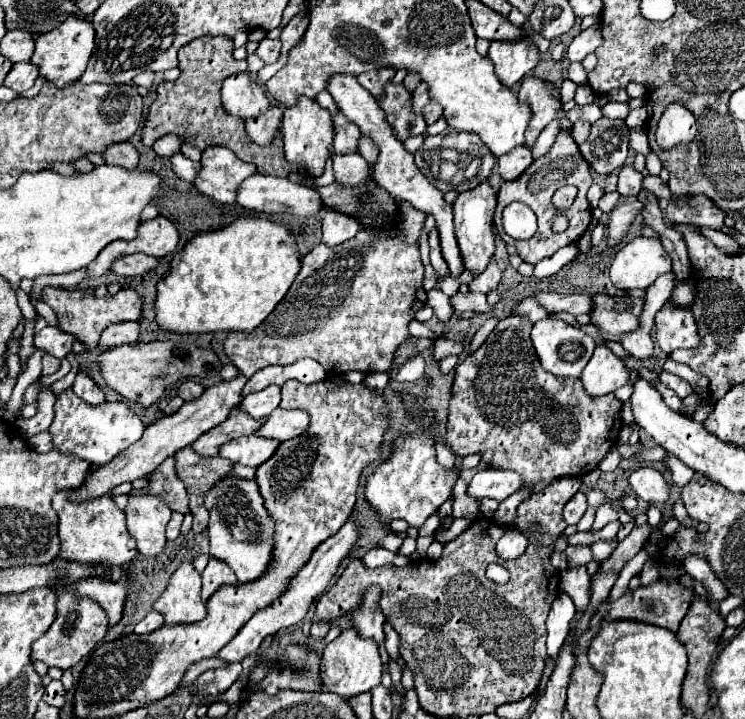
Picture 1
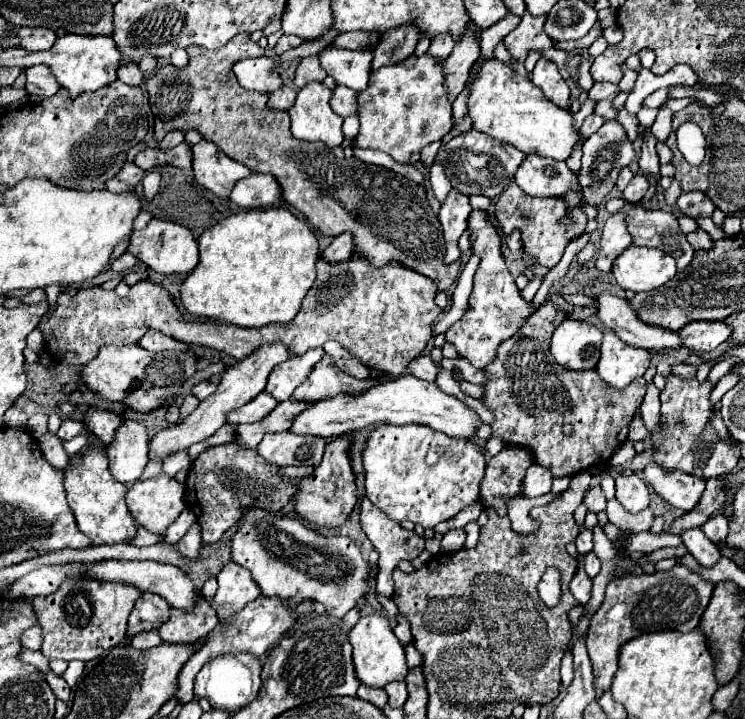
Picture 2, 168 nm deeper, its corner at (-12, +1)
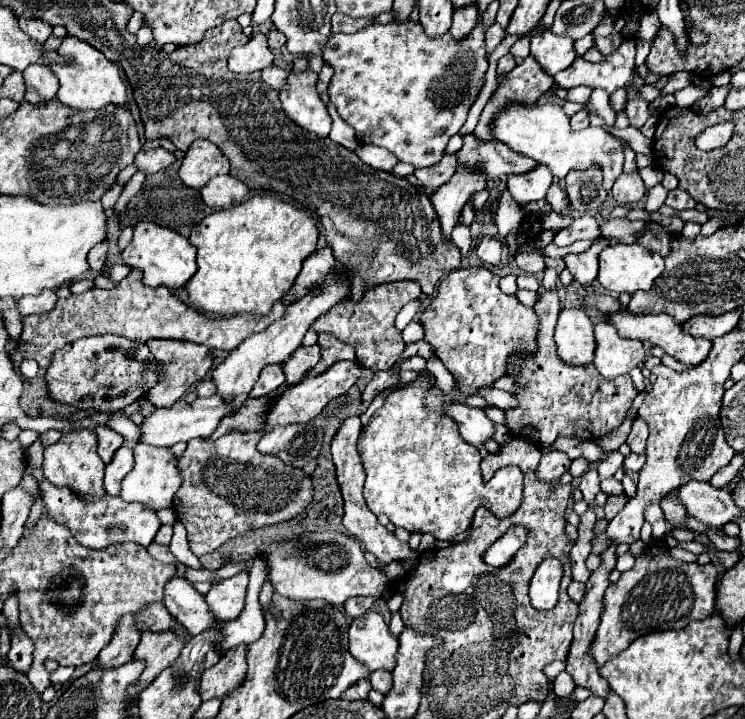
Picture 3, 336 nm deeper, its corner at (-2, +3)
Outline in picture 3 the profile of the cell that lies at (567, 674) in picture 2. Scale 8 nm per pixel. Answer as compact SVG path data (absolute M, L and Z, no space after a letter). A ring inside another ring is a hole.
M566 671L558 673L556 679L554 679L554 683L552 683L552 691L554 691L556 695L564 697L564 695L572 693L572 689L574 689L574 681L572 681L572 677L570 677Z

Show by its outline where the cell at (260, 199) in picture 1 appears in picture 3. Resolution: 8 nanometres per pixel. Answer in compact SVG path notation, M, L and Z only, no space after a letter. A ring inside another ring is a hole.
M218 175L200 191L200 195L206 205L226 209L246 201L250 197L250 187L232 175Z

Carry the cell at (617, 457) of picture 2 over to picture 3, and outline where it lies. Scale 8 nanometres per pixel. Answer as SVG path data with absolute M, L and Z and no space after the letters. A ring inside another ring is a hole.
M584 441L582 443L582 457L586 457L590 463L600 461L606 455L606 451L602 451L602 447L594 441Z

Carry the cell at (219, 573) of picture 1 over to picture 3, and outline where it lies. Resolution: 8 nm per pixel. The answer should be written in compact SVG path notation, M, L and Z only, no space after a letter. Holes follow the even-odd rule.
M240 571L230 579L224 579L206 593L206 603L210 607L210 613L222 621L230 621L238 617L238 613L244 609L244 597L246 597L246 585L248 585L248 571Z

